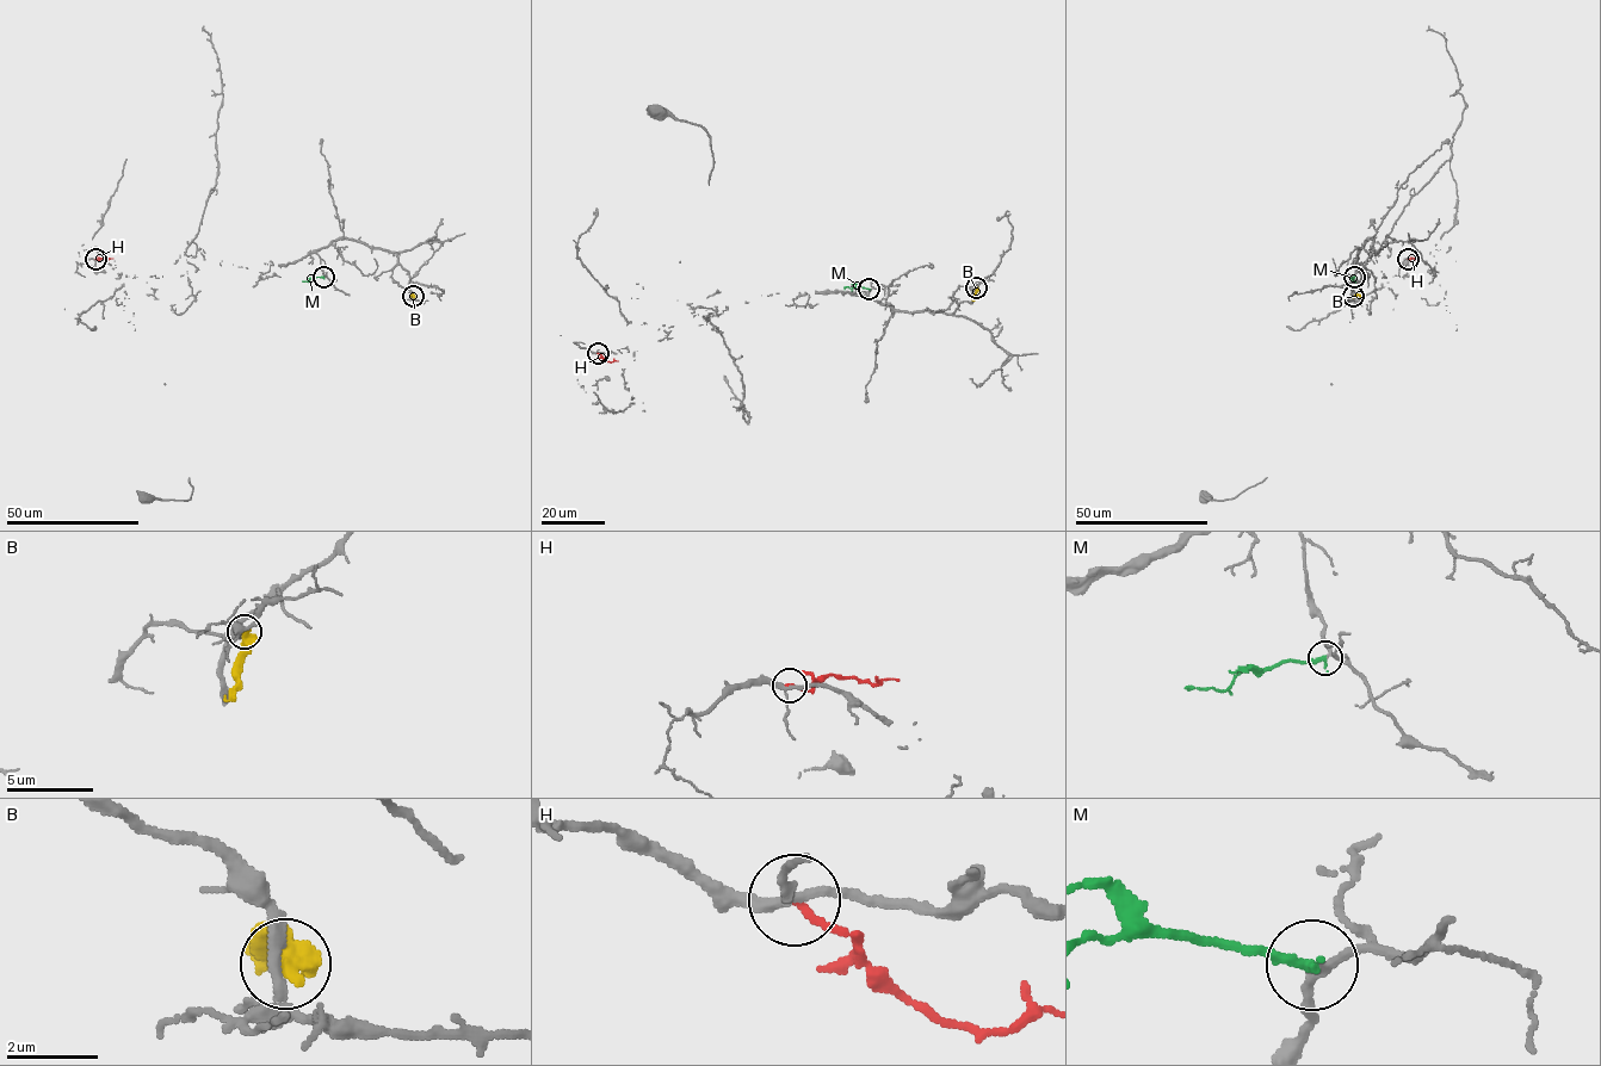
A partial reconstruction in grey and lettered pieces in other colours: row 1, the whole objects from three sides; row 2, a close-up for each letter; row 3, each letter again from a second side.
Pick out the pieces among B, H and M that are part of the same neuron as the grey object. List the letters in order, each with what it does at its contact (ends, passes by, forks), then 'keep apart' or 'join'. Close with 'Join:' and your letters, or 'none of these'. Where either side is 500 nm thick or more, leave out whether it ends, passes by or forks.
B: keep apart
H: it ends; keep apart
M: it ends; keep apart
Join: none of these

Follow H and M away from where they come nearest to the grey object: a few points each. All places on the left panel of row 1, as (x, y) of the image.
H: (96, 259), (112, 258)
M: (323, 277), (303, 280)

